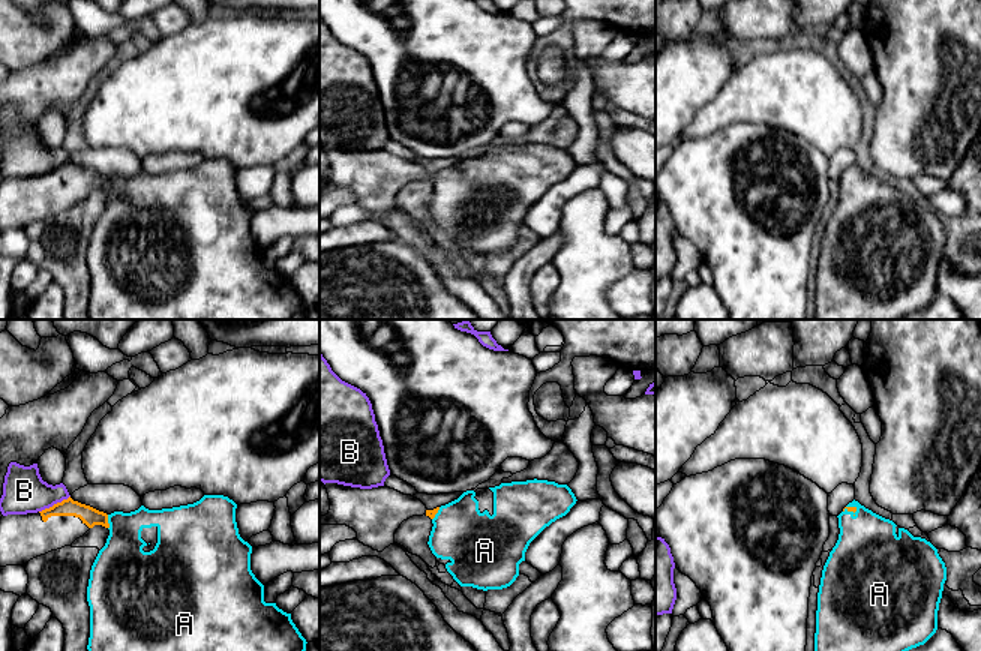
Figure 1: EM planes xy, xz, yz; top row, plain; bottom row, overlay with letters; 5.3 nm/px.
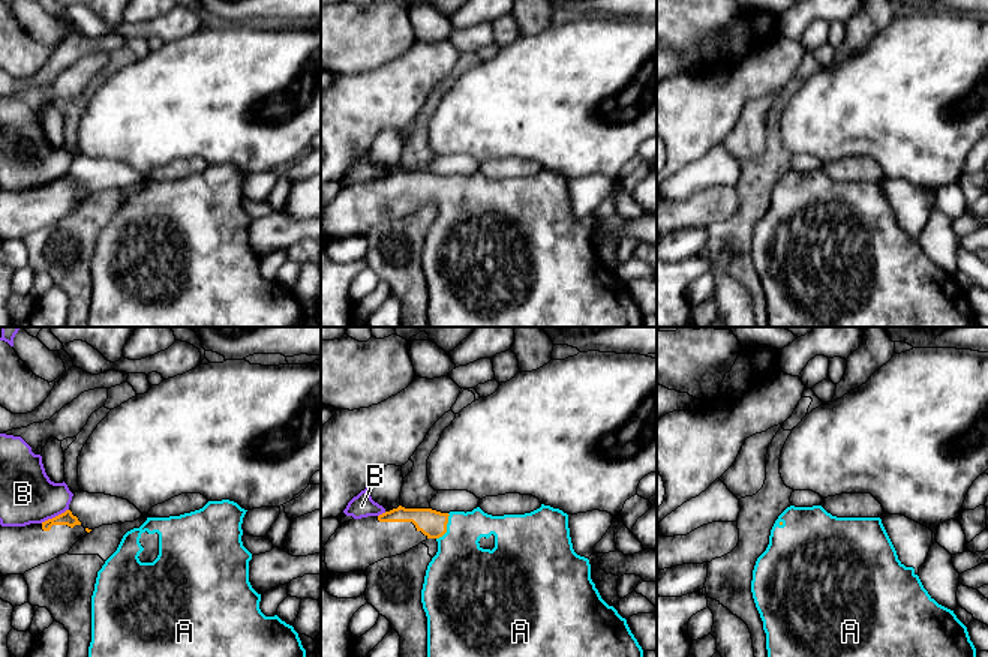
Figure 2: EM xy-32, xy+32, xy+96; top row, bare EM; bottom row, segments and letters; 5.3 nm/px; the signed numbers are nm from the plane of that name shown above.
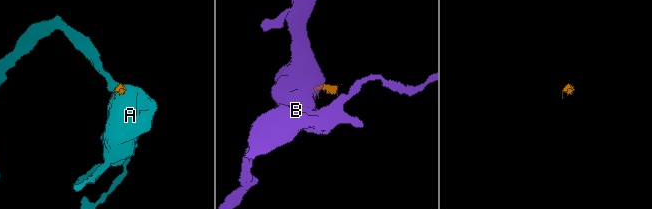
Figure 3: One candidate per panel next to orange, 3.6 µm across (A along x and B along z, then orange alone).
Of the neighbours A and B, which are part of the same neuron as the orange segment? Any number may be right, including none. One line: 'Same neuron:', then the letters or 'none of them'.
Same neuron: A

